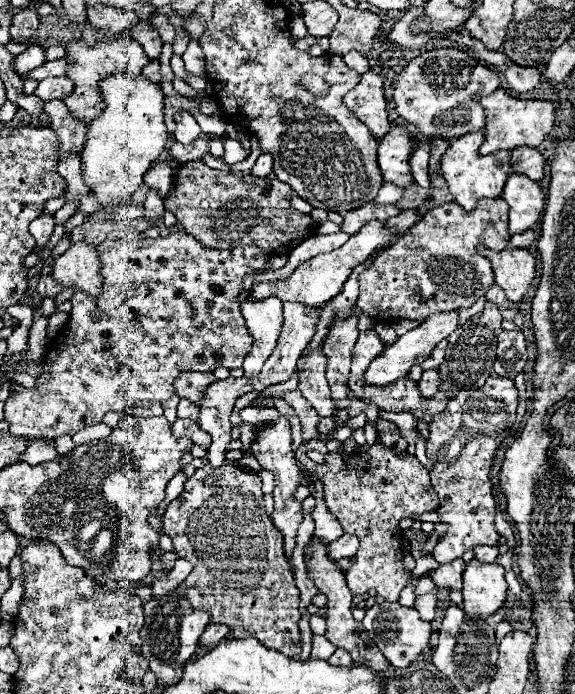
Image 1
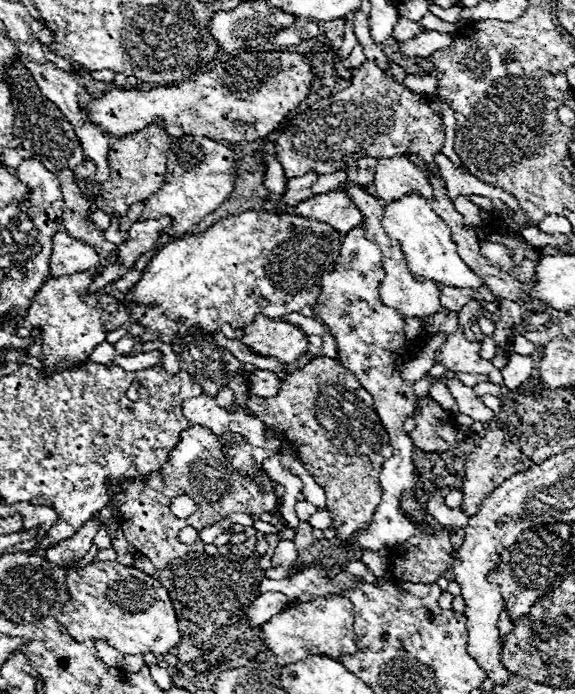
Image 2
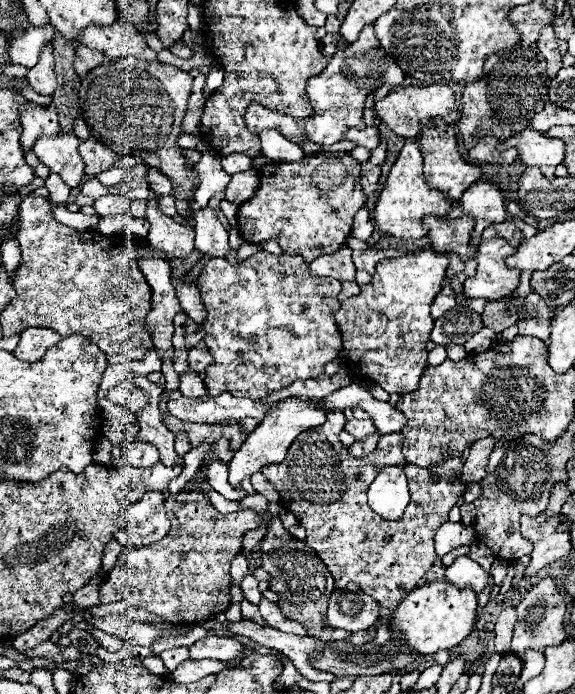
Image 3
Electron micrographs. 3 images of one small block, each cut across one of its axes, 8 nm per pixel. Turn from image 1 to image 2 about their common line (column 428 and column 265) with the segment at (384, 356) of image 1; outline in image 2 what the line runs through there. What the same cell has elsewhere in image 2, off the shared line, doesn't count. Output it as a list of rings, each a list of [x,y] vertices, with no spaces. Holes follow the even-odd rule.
[[[256,316],[250,326],[244,328],[244,338],[260,356],[274,356],[280,362],[292,364],[308,350],[308,334],[290,322],[280,318]]]

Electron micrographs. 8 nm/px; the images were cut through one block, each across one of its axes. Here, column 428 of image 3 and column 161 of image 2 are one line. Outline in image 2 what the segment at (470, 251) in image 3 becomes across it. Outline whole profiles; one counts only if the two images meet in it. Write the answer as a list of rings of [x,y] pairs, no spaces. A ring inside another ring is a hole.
[[[162,216],[158,220],[146,220],[146,222],[134,222],[128,230],[126,244],[116,248],[118,260],[105,265],[102,272],[94,278],[94,284],[90,286],[90,292],[106,286],[108,282],[114,282],[126,274],[134,262],[146,254],[148,250],[158,248],[158,240],[162,236],[162,230],[172,224],[170,216]]]

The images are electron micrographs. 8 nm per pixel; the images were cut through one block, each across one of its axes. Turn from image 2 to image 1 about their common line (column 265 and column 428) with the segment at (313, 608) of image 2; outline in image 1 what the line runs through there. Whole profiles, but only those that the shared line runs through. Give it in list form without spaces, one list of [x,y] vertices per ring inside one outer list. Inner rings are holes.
[[[382,602],[374,604],[366,616],[364,616],[364,628],[372,636],[374,644],[382,650],[382,654],[388,658],[388,662],[394,668],[406,668],[412,664],[412,660],[428,646],[432,628],[428,622],[420,620],[420,614],[414,608],[404,608],[398,602]]]

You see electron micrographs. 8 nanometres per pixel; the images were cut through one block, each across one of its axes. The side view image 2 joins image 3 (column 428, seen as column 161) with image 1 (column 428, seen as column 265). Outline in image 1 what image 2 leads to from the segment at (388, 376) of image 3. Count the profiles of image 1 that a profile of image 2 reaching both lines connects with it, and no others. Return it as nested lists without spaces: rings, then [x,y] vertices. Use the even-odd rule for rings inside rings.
[[[484,198],[478,200],[476,210],[468,212],[458,204],[442,204],[424,214],[406,234],[402,234],[396,244],[386,248],[376,256],[372,266],[360,274],[360,296],[358,308],[378,322],[394,322],[400,318],[406,320],[424,320],[434,312],[452,312],[458,308],[470,308],[478,298],[482,298],[492,286],[492,266],[484,256],[478,254],[480,244],[500,252],[508,246],[508,204],[502,198]]]

